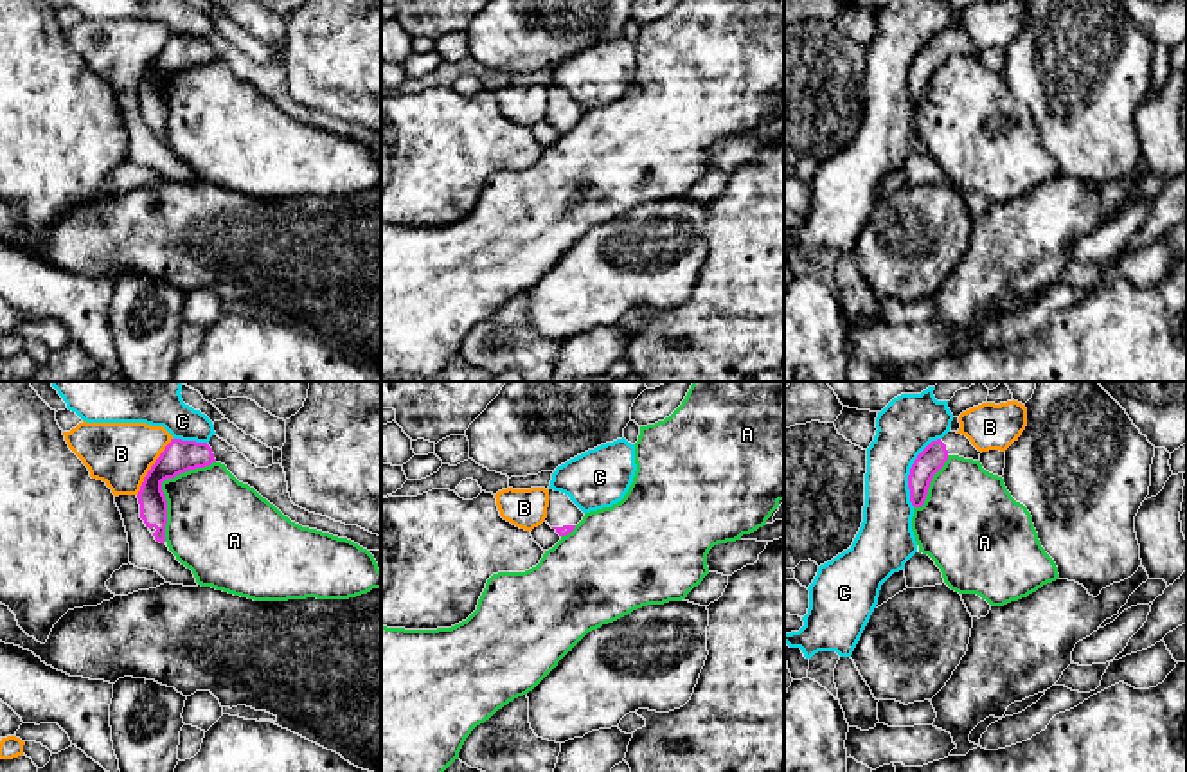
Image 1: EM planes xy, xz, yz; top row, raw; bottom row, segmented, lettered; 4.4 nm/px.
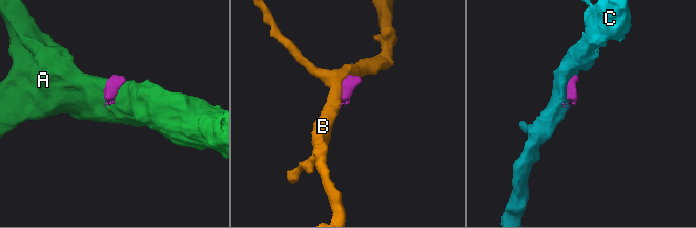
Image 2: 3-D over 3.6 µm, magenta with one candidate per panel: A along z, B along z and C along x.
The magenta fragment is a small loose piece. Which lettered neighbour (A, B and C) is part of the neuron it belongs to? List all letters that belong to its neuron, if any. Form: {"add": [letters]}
{"add": []}

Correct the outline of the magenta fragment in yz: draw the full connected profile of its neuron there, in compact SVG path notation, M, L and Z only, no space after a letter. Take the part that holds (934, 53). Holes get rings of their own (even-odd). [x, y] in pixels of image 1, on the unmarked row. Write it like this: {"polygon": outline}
{"polygon": "M951 27L942 36L932 38L910 65L908 86L912 103L921 104L924 101L933 72L950 52L978 58L980 50L966 32Z"}

